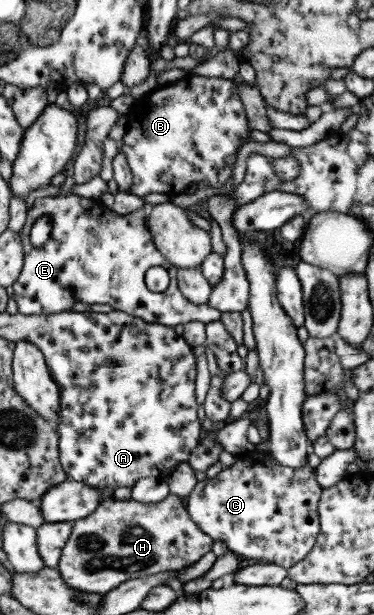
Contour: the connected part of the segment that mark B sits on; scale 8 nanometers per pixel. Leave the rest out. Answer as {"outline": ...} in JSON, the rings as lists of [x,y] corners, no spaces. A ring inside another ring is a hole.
{"outline":[[[188,73],[175,83],[165,84],[165,87],[157,89],[157,103],[153,103],[151,99],[151,95],[144,94],[132,101],[126,112],[127,122],[119,149],[125,154],[132,173],[132,185],[128,193],[137,198],[146,193],[164,193],[174,197],[183,193],[187,186],[197,183],[206,183],[211,189],[221,189],[232,176],[237,147],[240,147],[242,141],[260,138],[247,127],[238,89],[231,80]]]}

